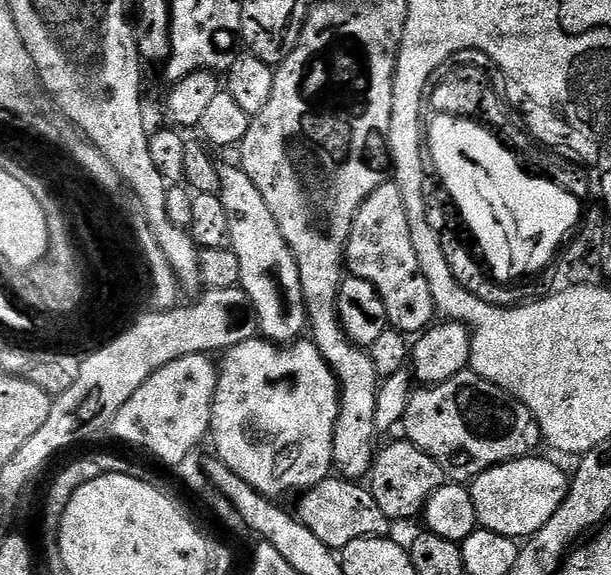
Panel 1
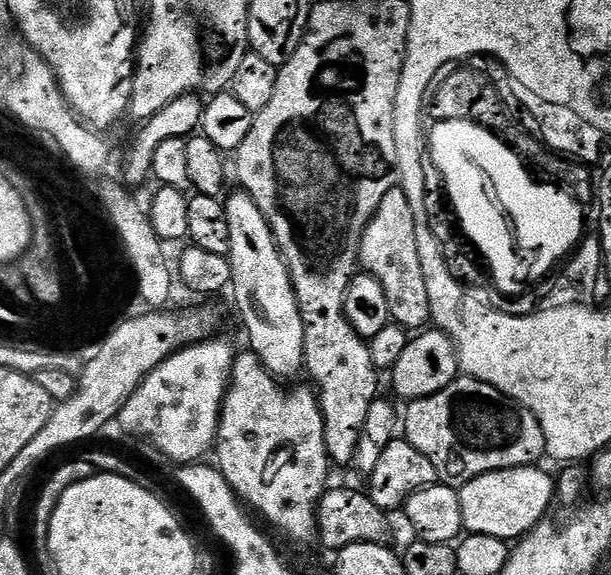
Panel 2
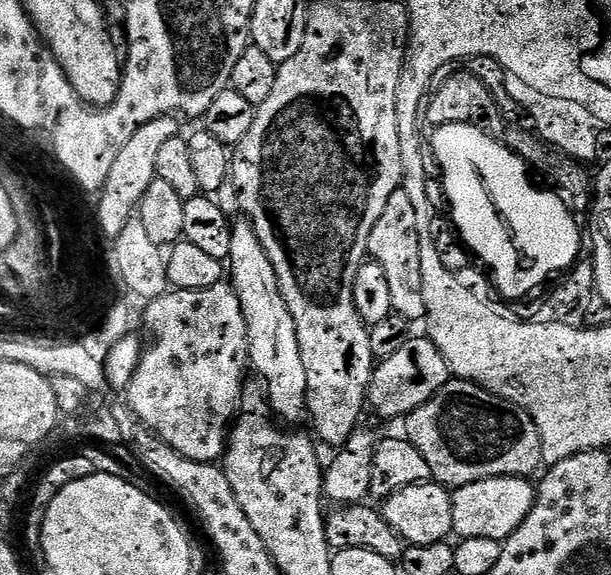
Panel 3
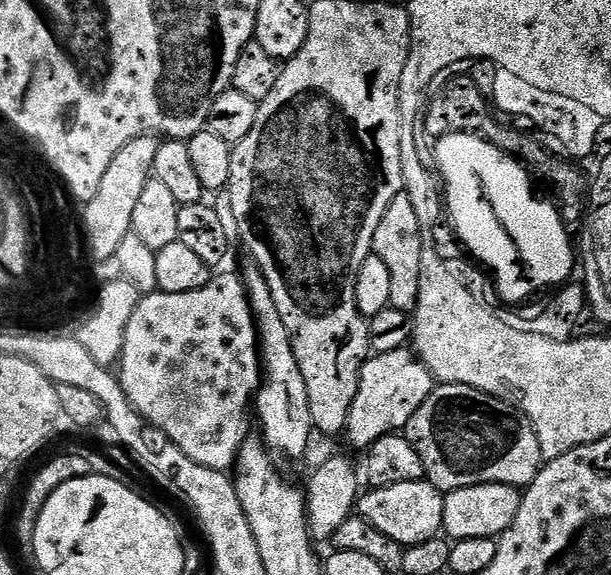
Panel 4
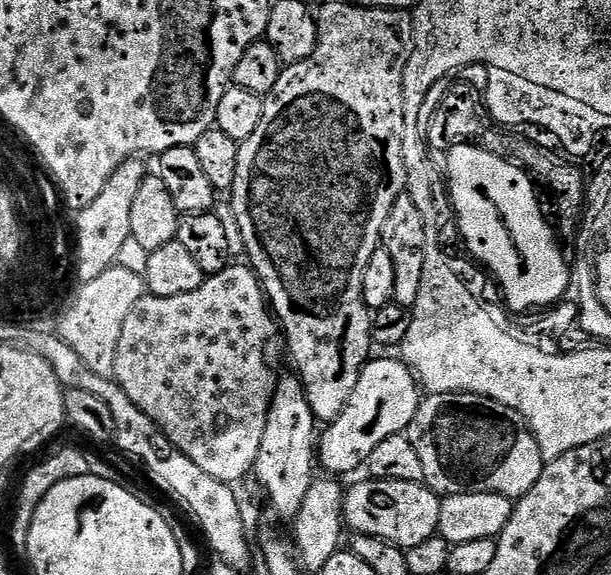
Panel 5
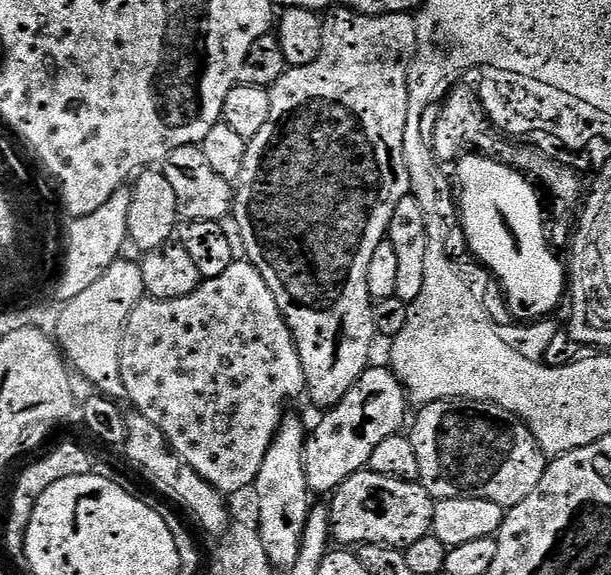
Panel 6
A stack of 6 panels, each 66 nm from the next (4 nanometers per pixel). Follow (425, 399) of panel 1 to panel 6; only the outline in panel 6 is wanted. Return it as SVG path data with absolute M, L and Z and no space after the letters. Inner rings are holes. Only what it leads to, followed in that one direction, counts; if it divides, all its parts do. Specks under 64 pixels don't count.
M439 400L423 405L417 412L420 413L417 414L416 421L414 421L415 416L411 421L411 424L413 424L410 439L414 446L414 454L418 458L418 470L420 471L418 483L432 495L433 501L449 500L450 498L482 498L486 502L494 502L507 510L518 506L518 502L522 502L522 498L527 498L534 491L534 486L538 486L538 482L542 482L544 472L548 469L550 463L549 457L545 456L543 450L538 446L532 431L517 416L510 414L502 406L487 404L481 400Z

